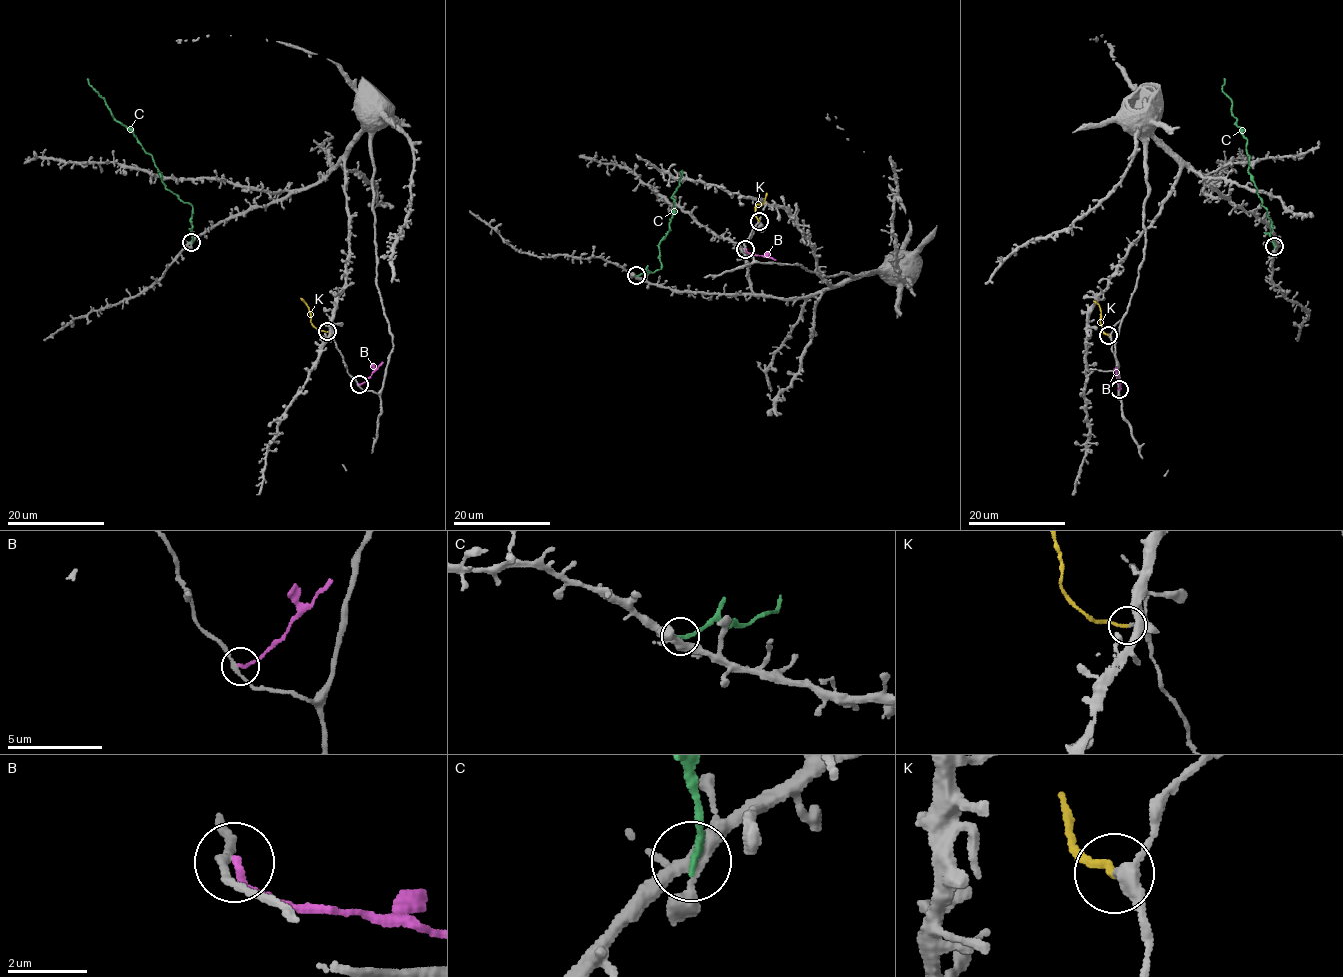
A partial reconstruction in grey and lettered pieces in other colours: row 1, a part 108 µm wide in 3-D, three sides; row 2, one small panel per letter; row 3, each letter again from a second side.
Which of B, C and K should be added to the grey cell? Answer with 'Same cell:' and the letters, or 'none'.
Same cell: K

